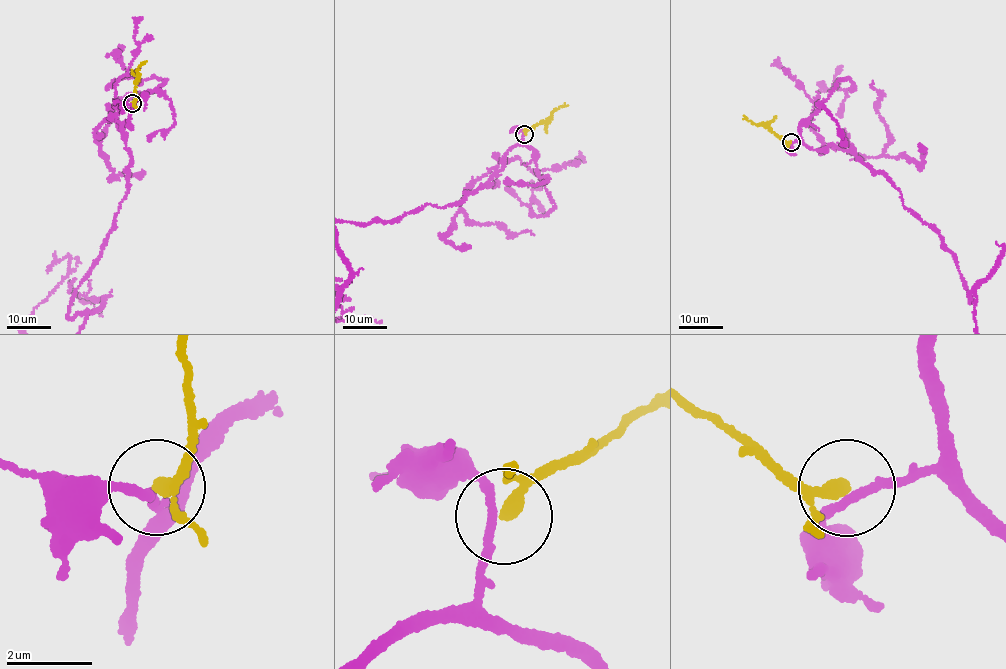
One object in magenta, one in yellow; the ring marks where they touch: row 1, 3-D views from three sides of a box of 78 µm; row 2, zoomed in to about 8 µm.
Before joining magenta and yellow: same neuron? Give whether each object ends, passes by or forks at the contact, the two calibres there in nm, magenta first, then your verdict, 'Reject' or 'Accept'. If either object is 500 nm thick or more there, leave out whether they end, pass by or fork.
At the ring magenta passes by. At the ring yellow passes by. Thickness 190 nm (magenta) against 200 nm. Reject

